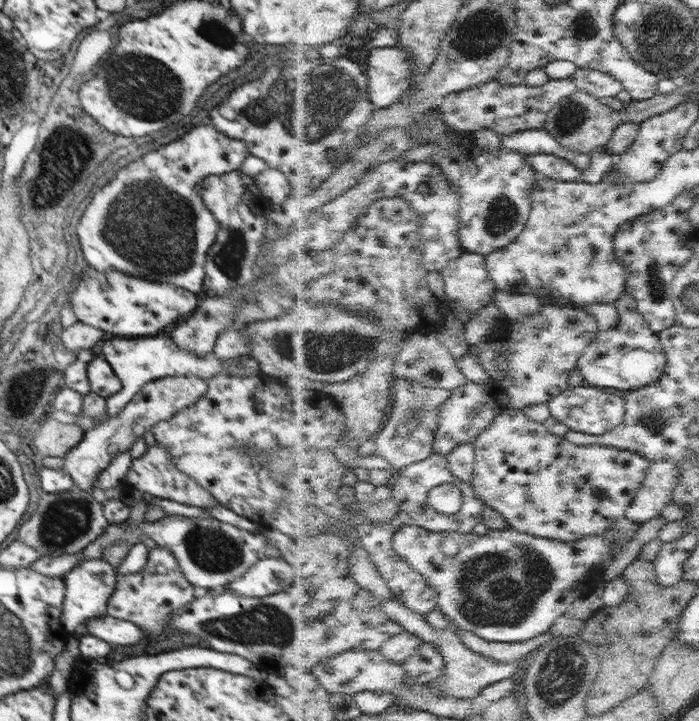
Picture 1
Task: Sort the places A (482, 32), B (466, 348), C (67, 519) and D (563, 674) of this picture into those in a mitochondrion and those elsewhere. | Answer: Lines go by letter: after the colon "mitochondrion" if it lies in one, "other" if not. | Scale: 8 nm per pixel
A: mitochondrion
B: other
C: mitochondrion
D: mitochondrion

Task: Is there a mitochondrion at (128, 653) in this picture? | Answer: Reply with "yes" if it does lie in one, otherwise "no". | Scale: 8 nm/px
no

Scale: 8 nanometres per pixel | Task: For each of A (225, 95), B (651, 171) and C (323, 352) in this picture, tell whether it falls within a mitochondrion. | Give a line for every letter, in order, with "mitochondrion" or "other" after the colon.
A: other
B: other
C: mitochondrion

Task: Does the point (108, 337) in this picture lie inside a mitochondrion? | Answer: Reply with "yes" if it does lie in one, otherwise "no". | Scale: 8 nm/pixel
no

